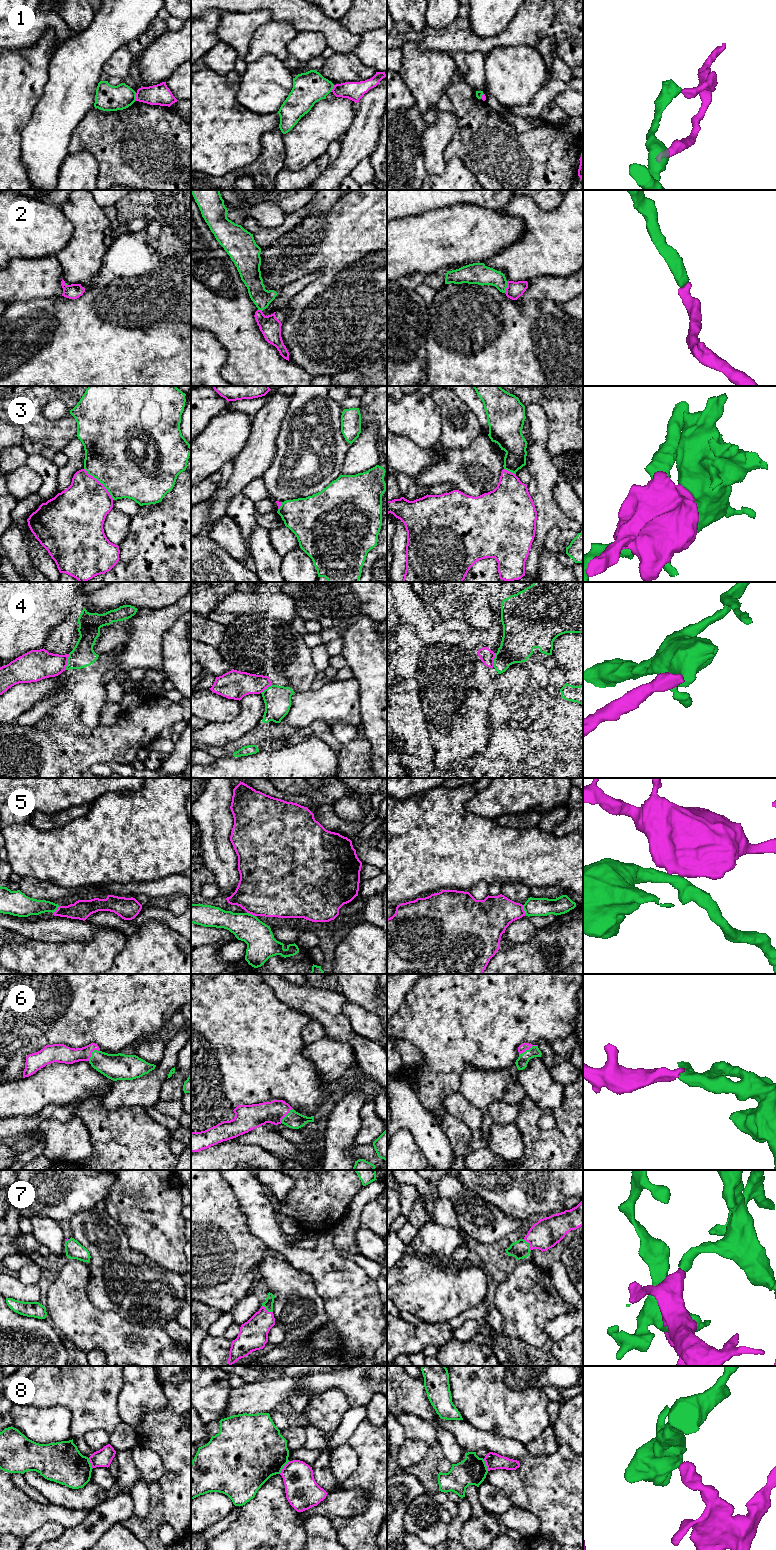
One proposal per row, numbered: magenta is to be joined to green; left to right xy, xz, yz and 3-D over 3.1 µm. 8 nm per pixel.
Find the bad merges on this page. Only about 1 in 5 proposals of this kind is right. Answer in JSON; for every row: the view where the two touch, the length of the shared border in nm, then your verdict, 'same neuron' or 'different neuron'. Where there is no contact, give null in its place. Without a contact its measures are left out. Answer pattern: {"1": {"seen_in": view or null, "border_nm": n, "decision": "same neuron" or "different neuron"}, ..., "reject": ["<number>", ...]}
{"1": {"seen_in": "xy", "border_nm": 60, "decision": "different neuron"}, "2": {"seen_in": "yz", "border_nm": 100, "decision": "same neuron"}, "3": {"seen_in": "xy", "border_nm": 340, "decision": "different neuron"}, "4": {"seen_in": "xy", "border_nm": 130, "decision": "different neuron"}, "5": {"seen_in": "yz", "border_nm": 90, "decision": "different neuron"}, "6": {"seen_in": "yz", "border_nm": 170, "decision": "same neuron"}, "7": {"seen_in": "yz", "border_nm": 110, "decision": "same neuron"}, "8": {"seen_in": "xz", "border_nm": 130, "decision": "different neuron"}, "reject": ["1", "3", "4", "5", "8"]}

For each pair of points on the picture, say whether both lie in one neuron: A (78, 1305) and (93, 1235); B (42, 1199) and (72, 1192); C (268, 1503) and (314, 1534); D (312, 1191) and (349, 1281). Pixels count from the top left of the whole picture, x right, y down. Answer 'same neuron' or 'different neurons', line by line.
A: different neurons
B: same neuron
C: different neurons
D: different neurons

